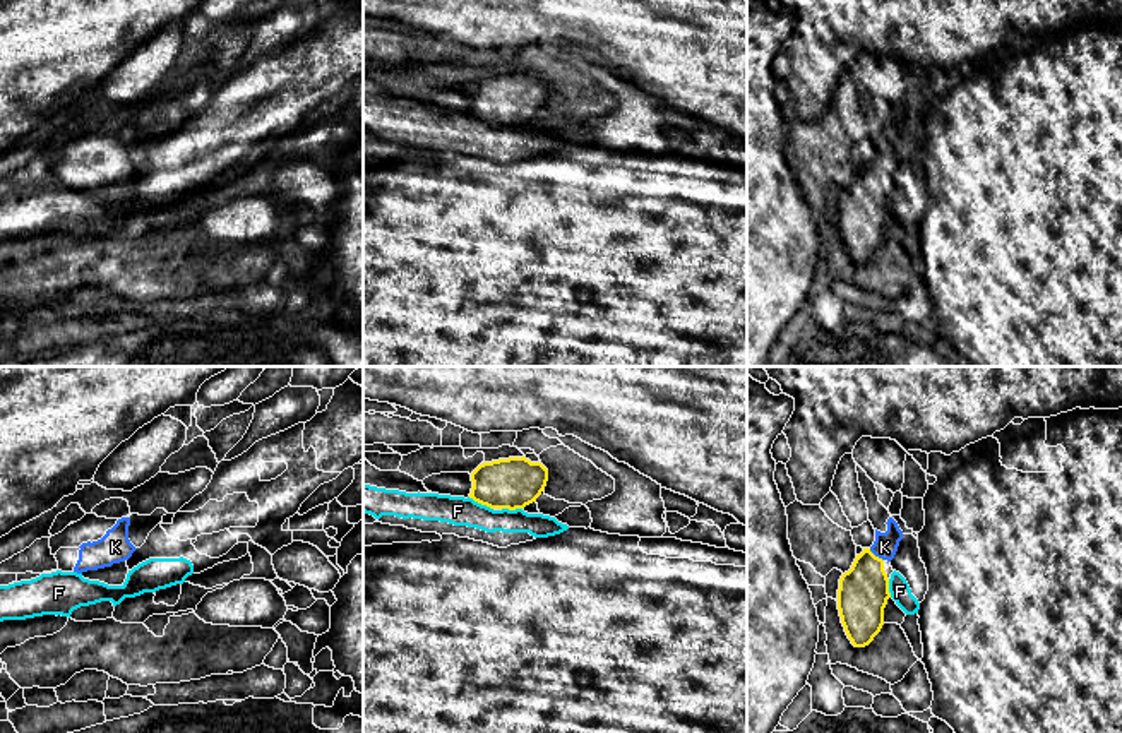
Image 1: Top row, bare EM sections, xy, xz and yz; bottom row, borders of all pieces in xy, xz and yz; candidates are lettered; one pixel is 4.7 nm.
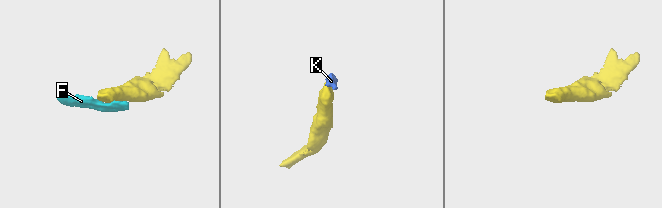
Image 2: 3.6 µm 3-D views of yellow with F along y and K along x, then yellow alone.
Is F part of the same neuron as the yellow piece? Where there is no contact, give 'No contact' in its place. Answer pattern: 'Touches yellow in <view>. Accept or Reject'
Touches yellow in xz. Reject

